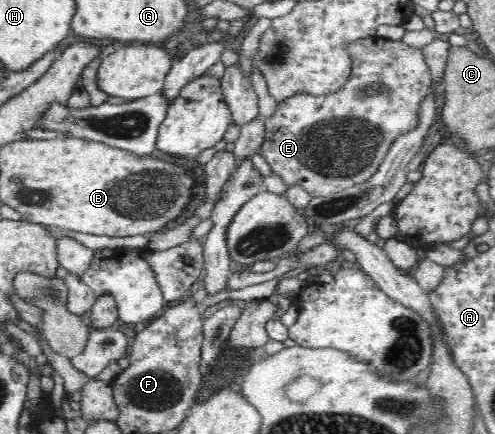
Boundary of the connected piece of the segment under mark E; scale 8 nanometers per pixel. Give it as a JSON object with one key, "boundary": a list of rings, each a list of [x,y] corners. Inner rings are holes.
{"boundary":[[[375,36],[348,45],[348,54],[352,62],[351,75],[340,90],[320,97],[298,93],[277,102],[274,113],[260,119],[263,138],[257,147],[258,155],[270,165],[272,176],[280,178],[287,187],[301,187],[311,197],[338,193],[370,180],[394,140],[418,127],[418,111],[431,91],[430,68],[422,52],[404,41],[388,41]]]}

